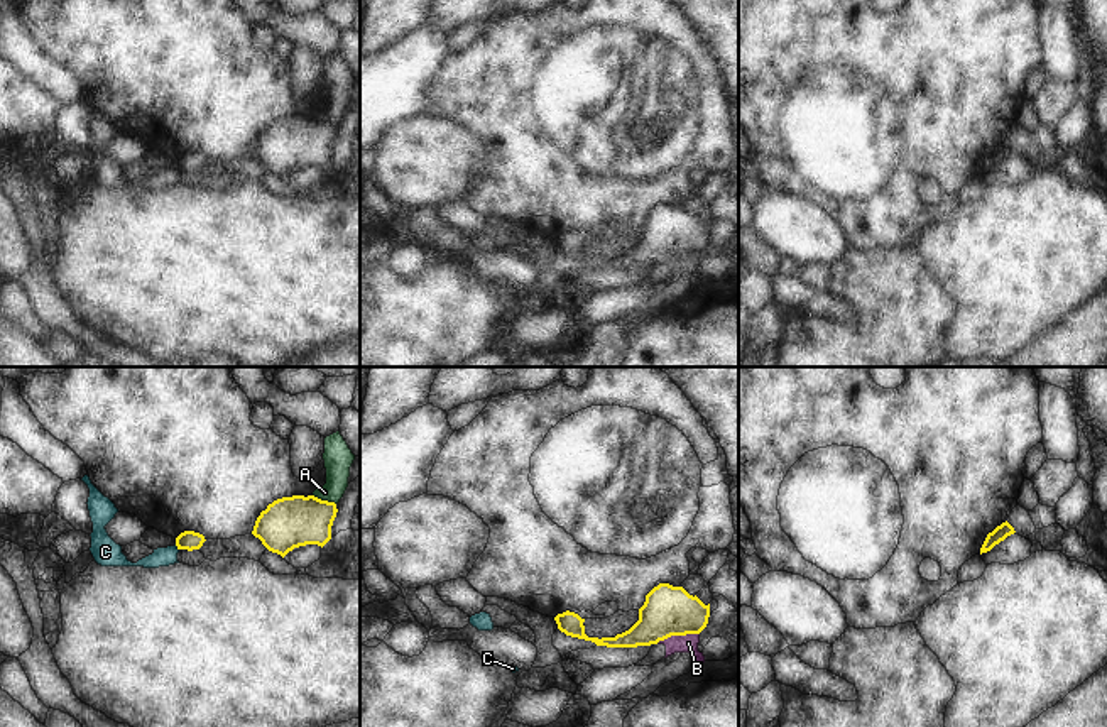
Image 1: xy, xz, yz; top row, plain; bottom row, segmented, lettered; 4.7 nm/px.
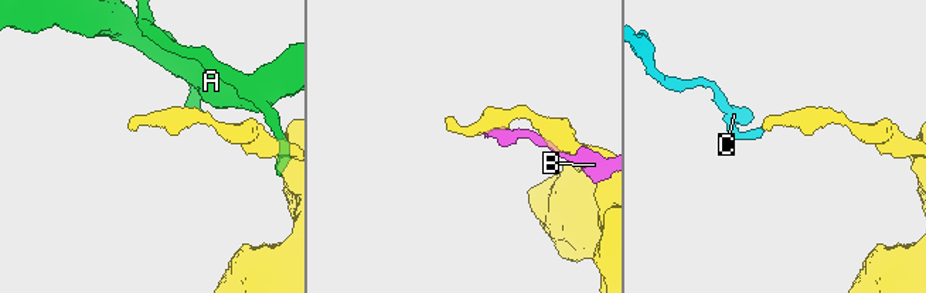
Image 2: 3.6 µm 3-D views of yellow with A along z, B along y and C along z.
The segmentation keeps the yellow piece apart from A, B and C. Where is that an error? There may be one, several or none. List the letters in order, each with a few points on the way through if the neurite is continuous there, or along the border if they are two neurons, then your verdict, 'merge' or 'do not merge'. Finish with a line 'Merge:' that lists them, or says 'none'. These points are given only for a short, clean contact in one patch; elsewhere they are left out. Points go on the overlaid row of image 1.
A: border xy (313, 494), (335, 504); do not merge
B: do not merge
C: border xy (174, 545), (178, 550); do not merge
Merge: none

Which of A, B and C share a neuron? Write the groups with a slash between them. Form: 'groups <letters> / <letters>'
groups A / B / C

